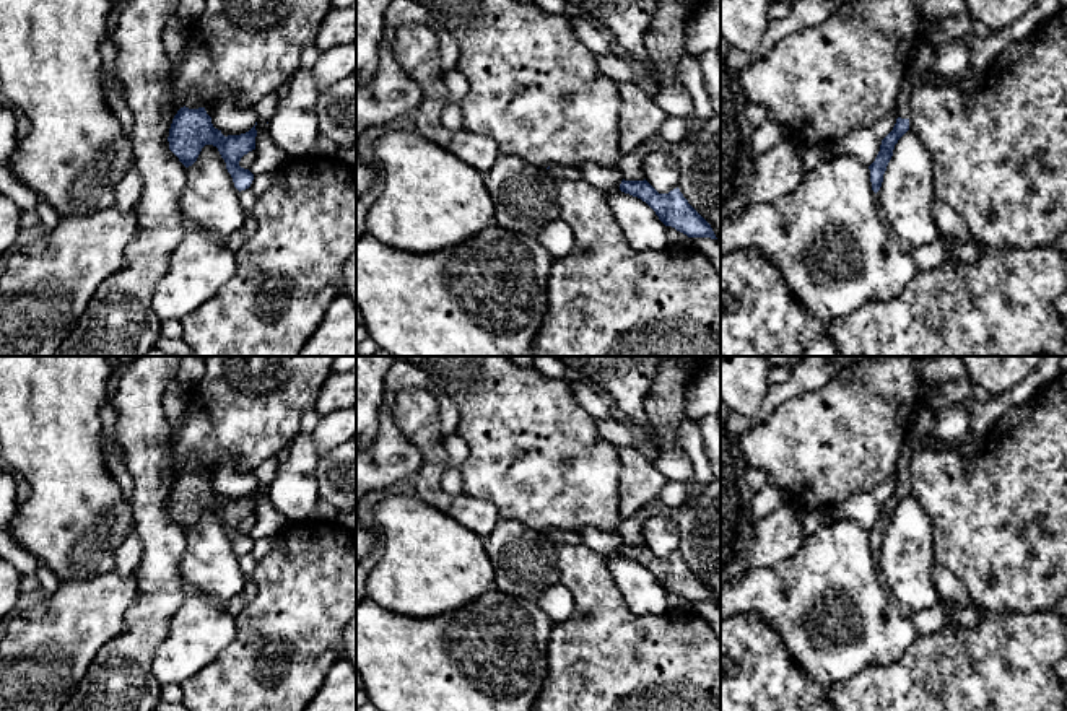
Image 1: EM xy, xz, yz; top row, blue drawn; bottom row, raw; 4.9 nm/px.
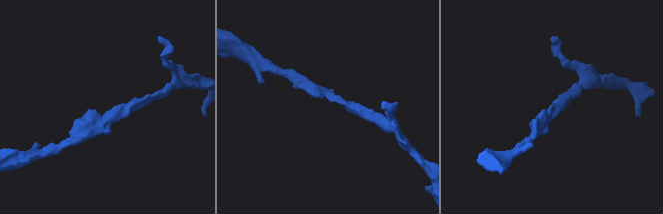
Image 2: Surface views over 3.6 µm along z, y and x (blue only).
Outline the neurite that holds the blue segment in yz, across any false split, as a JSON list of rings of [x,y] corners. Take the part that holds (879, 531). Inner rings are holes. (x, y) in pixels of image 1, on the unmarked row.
[[[911,436],[906,438],[903,447],[899,449],[899,457],[896,460],[896,488],[893,495],[882,504],[880,516],[875,522],[875,526],[869,530],[870,534],[870,547],[872,555],[877,558],[883,547],[883,539],[886,535],[886,530],[893,521],[895,509],[898,504],[909,495],[909,460],[912,457],[912,444]]]

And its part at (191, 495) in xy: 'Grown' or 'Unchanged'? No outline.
Grown

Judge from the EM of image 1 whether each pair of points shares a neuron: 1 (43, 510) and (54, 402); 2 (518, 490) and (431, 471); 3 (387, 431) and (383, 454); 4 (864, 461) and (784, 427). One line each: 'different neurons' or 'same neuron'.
1: same neuron
2: different neurons
3: same neuron
4: same neuron

